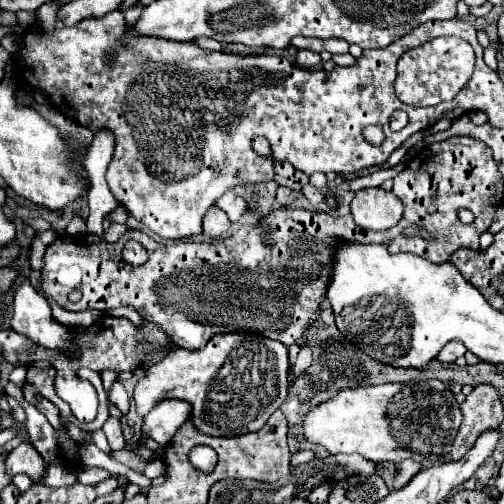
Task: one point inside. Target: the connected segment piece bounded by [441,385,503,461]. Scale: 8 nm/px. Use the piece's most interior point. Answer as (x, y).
(482, 410)

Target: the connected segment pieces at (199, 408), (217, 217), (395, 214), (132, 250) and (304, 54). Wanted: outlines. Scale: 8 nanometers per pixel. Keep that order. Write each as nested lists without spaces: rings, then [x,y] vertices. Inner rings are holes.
[[[223,333],[211,337],[211,341],[197,351],[171,349],[163,361],[153,365],[145,379],[135,387],[133,399],[137,403],[137,413],[145,417],[161,399],[183,399],[191,403],[193,417],[191,423],[205,435],[213,437],[235,437],[243,433],[259,431],[273,411],[281,407],[289,393],[289,359],[287,347],[279,341],[259,337],[257,333]]]
[[[209,207],[205,217],[203,217],[203,235],[217,239],[221,235],[227,233],[227,229],[231,227],[231,221],[227,219],[225,211],[221,211],[219,207]]]
[[[369,187],[369,189],[359,189],[355,193],[355,197],[351,201],[351,213],[359,227],[381,231],[381,229],[389,229],[399,223],[399,219],[403,215],[403,203],[401,203],[401,199],[395,197],[393,191],[385,191],[383,187]]]
[[[127,241],[122,252],[123,259],[132,265],[142,265],[147,261],[147,252],[137,241]]]
[[[299,49],[295,61],[297,61],[297,65],[309,69],[309,67],[319,65],[319,63],[321,63],[321,57],[319,57],[319,53],[311,53],[311,51],[307,51],[307,49]]]

